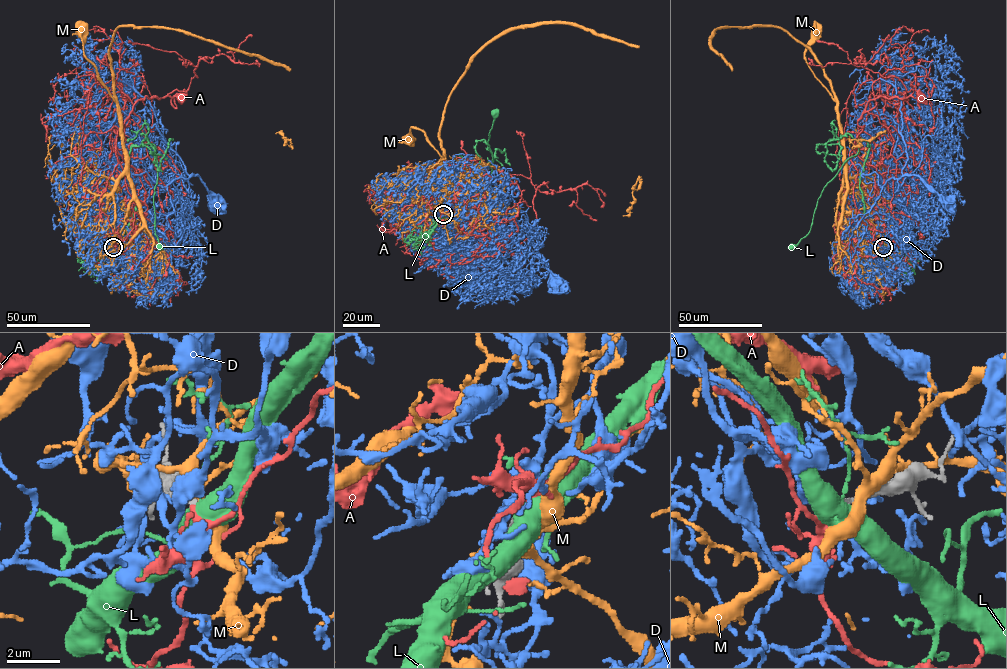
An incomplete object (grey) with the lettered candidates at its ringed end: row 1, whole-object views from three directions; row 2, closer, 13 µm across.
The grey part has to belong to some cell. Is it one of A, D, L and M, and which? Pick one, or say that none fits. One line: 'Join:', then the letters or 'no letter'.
Join: A

